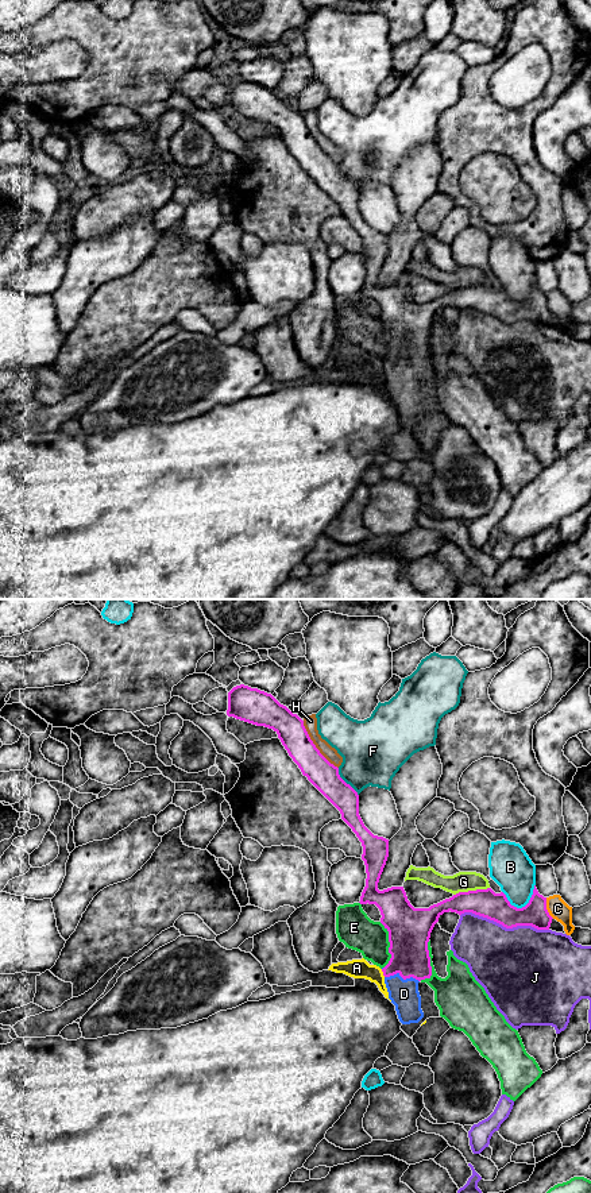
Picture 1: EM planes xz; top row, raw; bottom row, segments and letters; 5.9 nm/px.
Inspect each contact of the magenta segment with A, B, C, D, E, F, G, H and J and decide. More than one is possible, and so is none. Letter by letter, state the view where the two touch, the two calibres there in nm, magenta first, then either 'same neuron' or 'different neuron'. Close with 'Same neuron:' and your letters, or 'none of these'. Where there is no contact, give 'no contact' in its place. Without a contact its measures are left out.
A: meets magenta in xz; 220 nm thick on the magenta side, 110 nm on the other; different neuron
B: meets magenta in xz; 170 nm thick on the magenta side, 240 nm on the other; different neuron
C: meets magenta in xz; 150 nm thick on the magenta side, 120 nm on the other; different neuron
D: meets magenta in xz; 240 nm thick on the magenta side, 180 nm on the other; same neuron
E: meets magenta in xz; 260 nm thick on the magenta side, 220 nm on the other; different neuron
F: meets magenta in xz; 170 nm thick on the magenta side, 380 nm on the other; different neuron
G: meets magenta in xz; 170 nm thick on the magenta side, 130 nm on the other; different neuron
H: meets magenta in xz; 170 nm thick on the magenta side, 80 nm on the other; different neuron
J: meets magenta in xz; 170 nm thick on the magenta side, 460 nm on the other; different neuron
Same neuron: D

